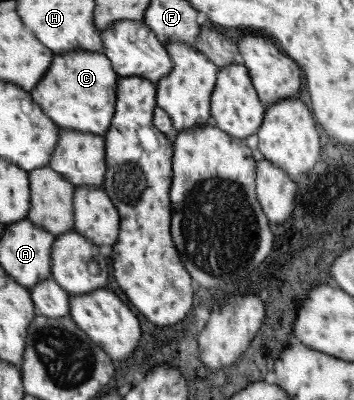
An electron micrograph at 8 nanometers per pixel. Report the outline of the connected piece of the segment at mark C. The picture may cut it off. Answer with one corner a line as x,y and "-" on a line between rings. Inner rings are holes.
85,50
55,54
41,82
37,82
29,92
30,97
59,129
103,136
113,118
119,77
109,62
103,54

